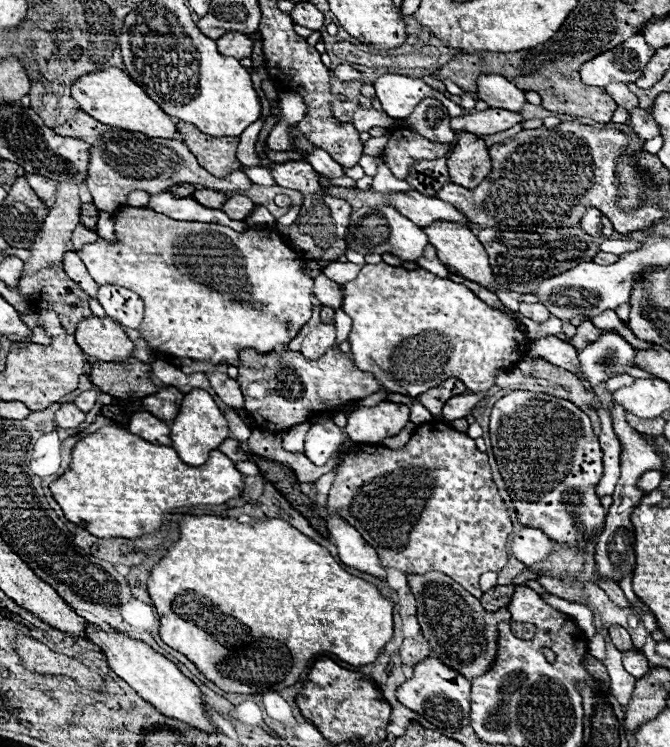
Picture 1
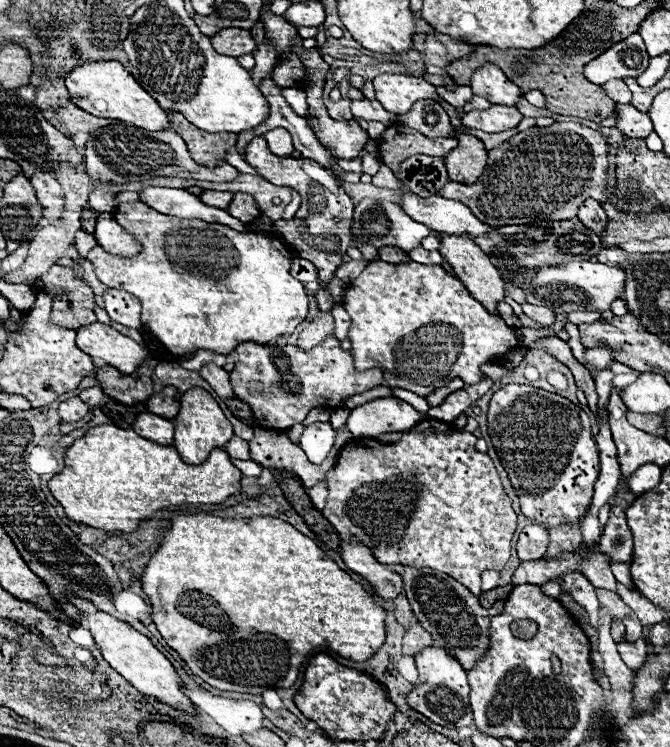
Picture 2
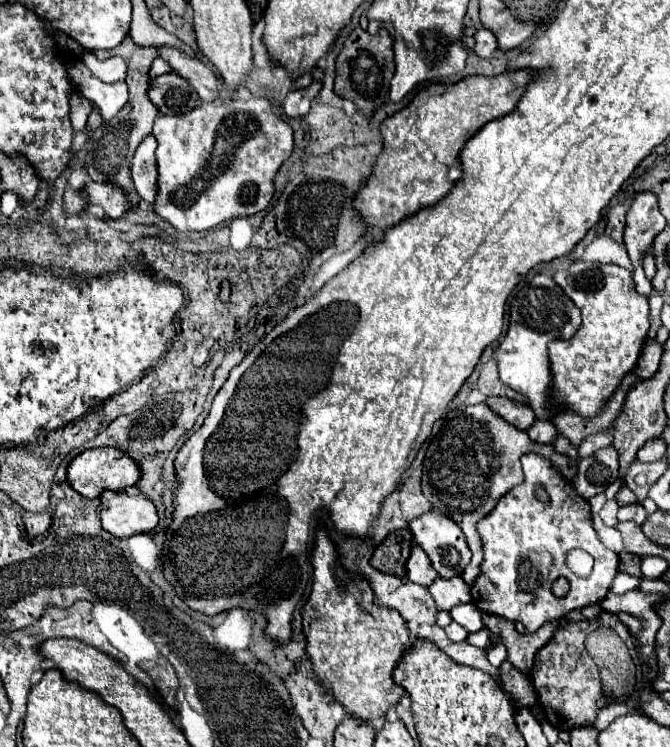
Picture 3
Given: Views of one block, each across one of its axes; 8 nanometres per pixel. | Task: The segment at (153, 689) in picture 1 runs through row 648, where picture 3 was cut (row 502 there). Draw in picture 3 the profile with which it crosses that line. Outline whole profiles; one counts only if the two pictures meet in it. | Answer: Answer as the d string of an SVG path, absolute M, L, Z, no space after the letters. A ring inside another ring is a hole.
M106 490L100 496L100 508L102 528L118 538L148 534L158 524L158 510L142 492L126 494Z

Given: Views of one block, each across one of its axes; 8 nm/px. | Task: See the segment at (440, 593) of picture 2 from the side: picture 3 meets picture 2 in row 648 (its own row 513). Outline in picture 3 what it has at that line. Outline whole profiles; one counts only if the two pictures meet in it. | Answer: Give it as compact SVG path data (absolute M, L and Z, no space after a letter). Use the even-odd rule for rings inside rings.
M486 402L448 410L440 432L430 440L422 470L422 492L432 502L432 508L452 516L462 528L472 550L472 560L462 574L468 584L472 584L480 574L482 562L482 542L476 532L476 522L496 506L498 498L522 482L520 456L528 452L550 458L564 472L564 478L572 480L574 468L568 466L566 456L558 454L550 444L533 442L526 431L508 424L502 416L488 408Z

